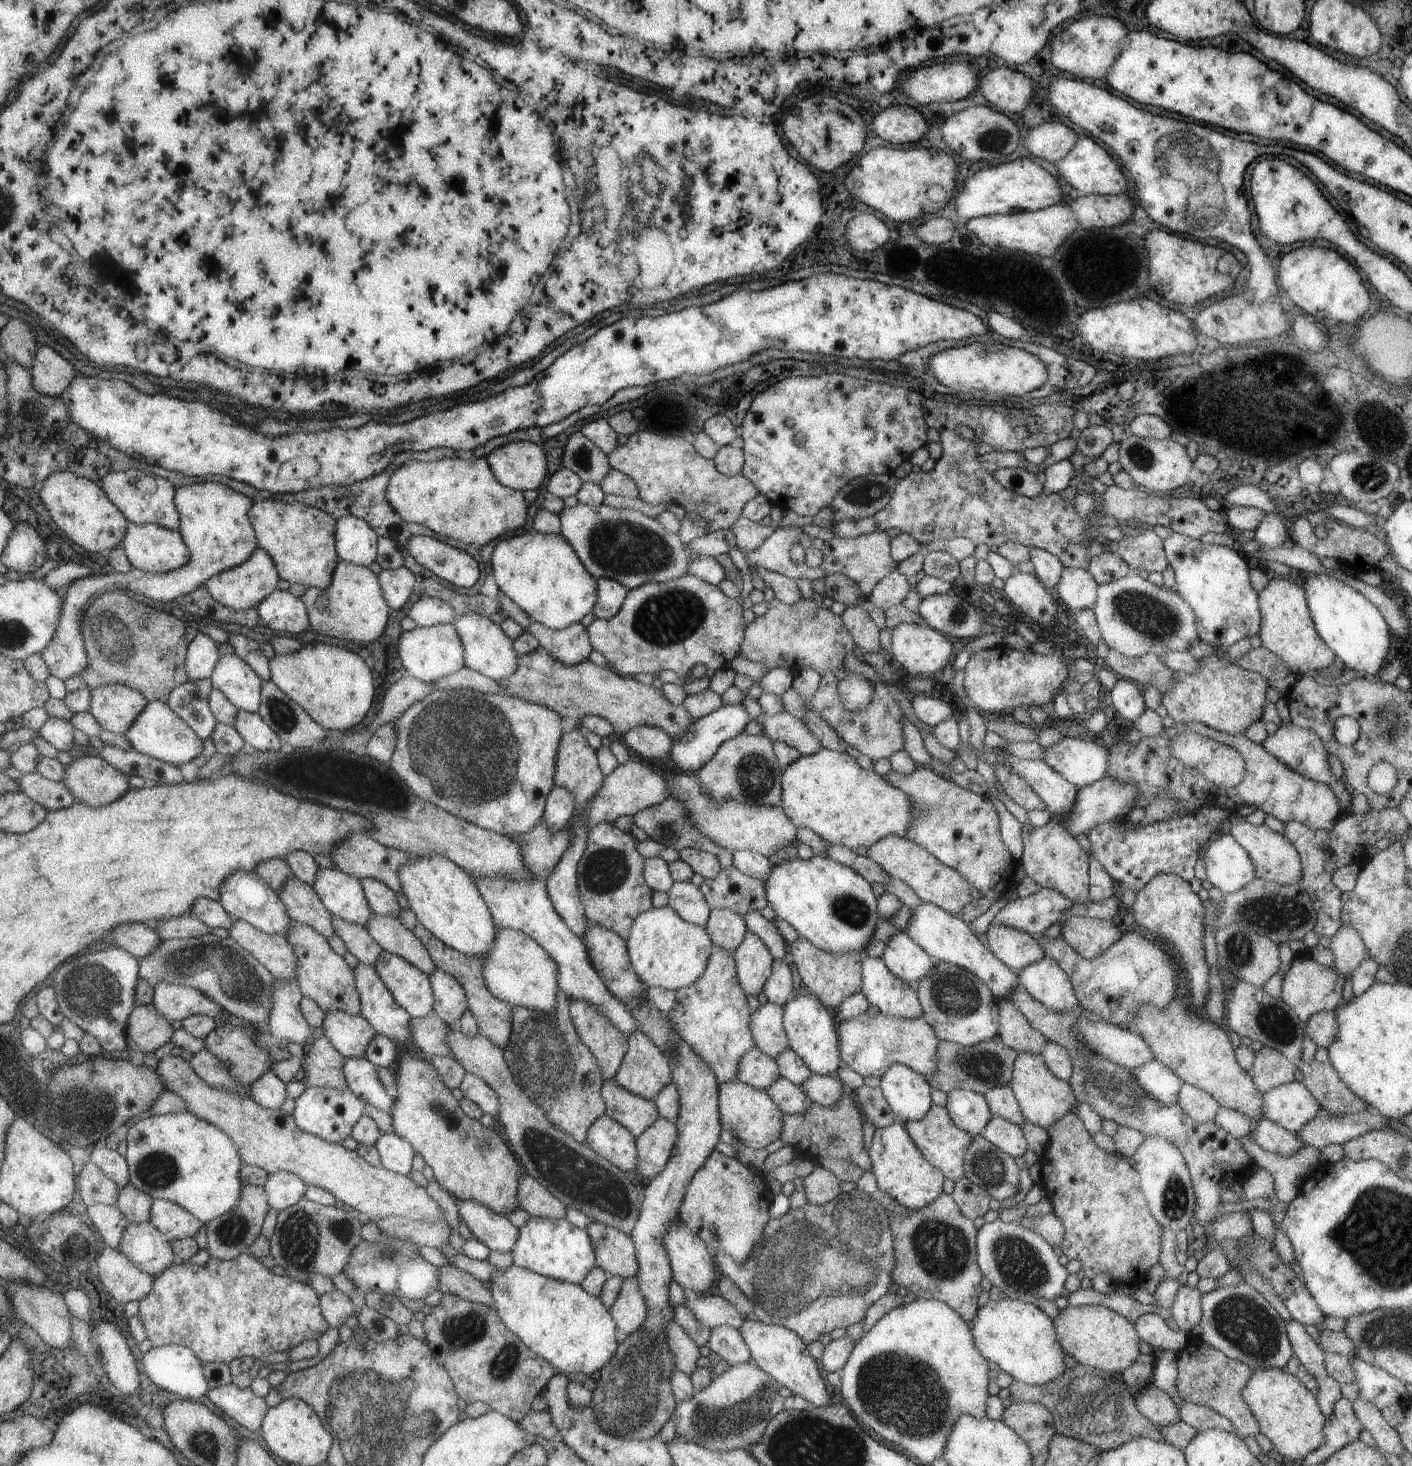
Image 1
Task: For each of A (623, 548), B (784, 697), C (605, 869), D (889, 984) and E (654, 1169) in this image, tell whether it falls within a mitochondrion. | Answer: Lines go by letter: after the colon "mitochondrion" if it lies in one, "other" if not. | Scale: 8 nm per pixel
A: mitochondrion
B: other
C: mitochondrion
D: other
E: other

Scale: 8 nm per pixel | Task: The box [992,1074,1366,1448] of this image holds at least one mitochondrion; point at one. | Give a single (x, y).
(1247, 1324)

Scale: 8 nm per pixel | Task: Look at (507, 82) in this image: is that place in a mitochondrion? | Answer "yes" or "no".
no

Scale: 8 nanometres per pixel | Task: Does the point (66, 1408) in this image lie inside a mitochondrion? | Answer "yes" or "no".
no

